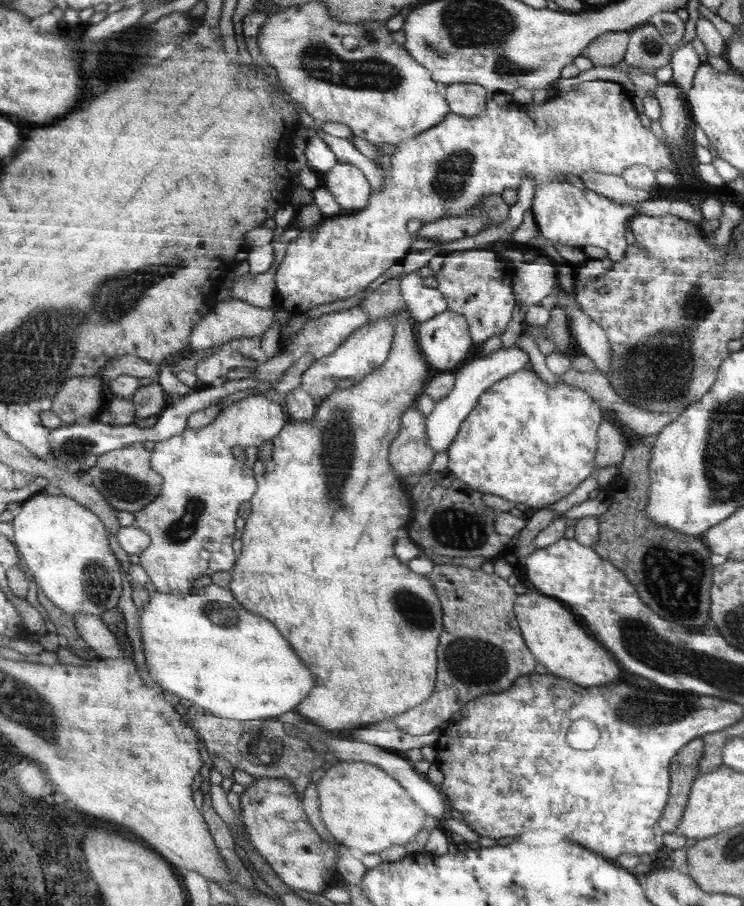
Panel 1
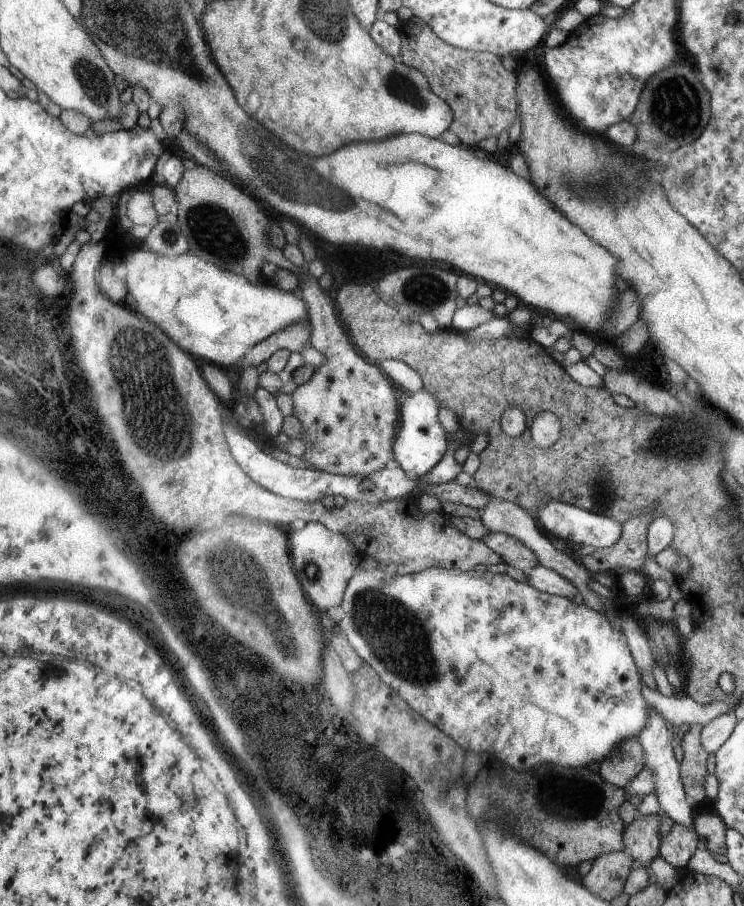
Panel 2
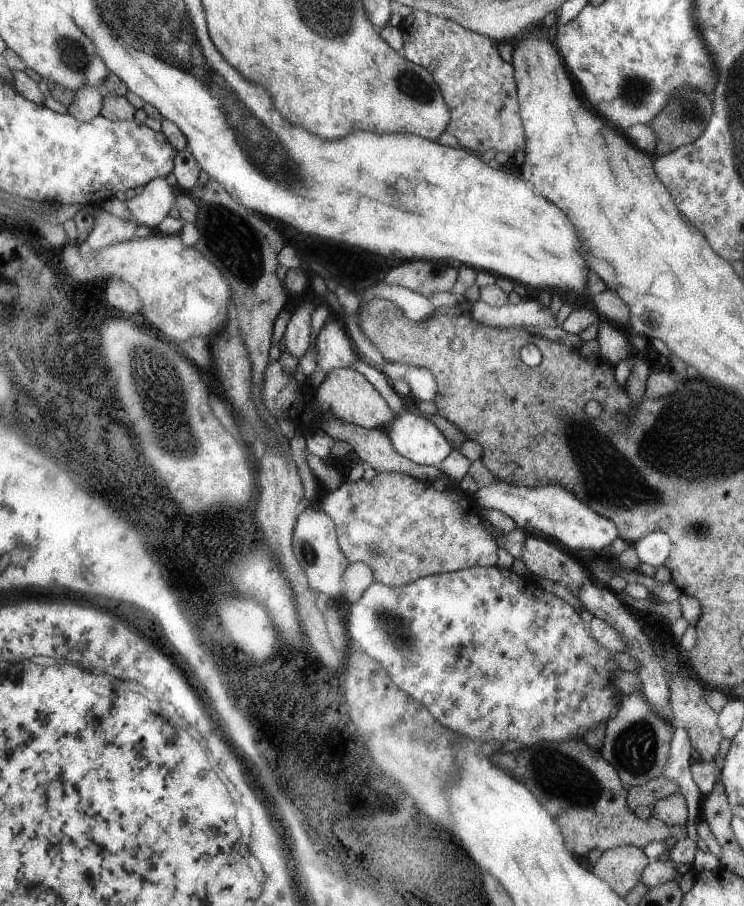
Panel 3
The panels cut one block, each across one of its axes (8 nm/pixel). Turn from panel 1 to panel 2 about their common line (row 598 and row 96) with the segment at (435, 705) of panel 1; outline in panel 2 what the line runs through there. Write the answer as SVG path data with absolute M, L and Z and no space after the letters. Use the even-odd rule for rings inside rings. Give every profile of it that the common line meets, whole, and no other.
M416 15L408 21L403 21L398 29L401 36L399 59L406 66L422 71L429 79L432 90L452 107L453 121L449 130L458 136L460 144L470 146L471 149L477 148L480 140L489 136L498 138L516 122L516 76L502 66L498 55L455 47L443 41L426 21Z

